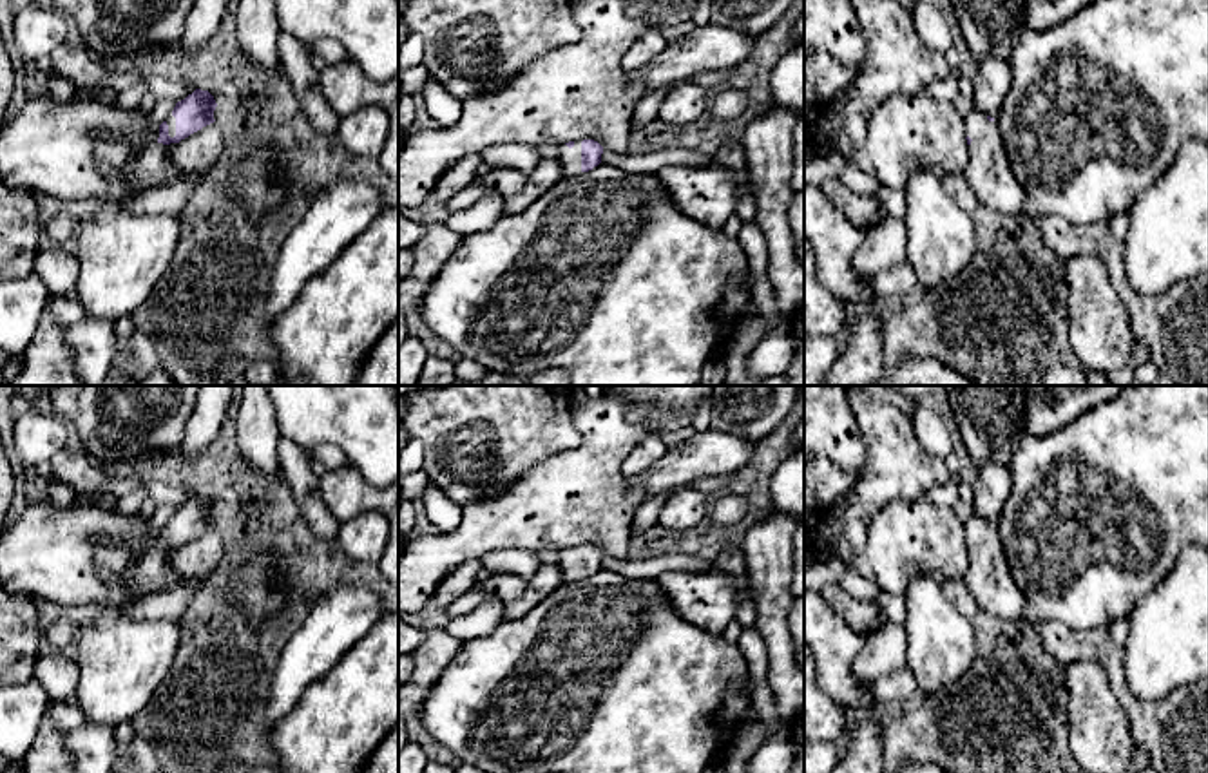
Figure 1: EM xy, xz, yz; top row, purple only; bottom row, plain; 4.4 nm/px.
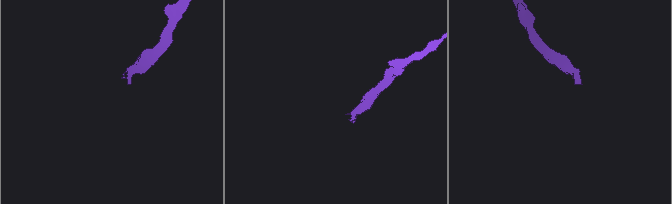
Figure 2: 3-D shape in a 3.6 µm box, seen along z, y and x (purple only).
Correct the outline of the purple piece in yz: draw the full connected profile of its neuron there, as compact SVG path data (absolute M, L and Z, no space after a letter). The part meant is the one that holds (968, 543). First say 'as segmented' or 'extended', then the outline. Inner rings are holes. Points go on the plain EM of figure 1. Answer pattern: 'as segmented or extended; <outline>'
extended; M974 512L964 529L969 550L964 581L980 610L1009 621L1027 616L1027 599L1011 574L998 527Z

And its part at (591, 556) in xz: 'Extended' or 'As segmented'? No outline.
Extended

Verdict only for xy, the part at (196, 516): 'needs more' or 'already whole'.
needs more

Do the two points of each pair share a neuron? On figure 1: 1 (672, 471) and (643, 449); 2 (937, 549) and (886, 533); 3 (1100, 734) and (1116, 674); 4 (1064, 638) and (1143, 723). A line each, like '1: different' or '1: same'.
1: different
2: same
3: different
4: same

